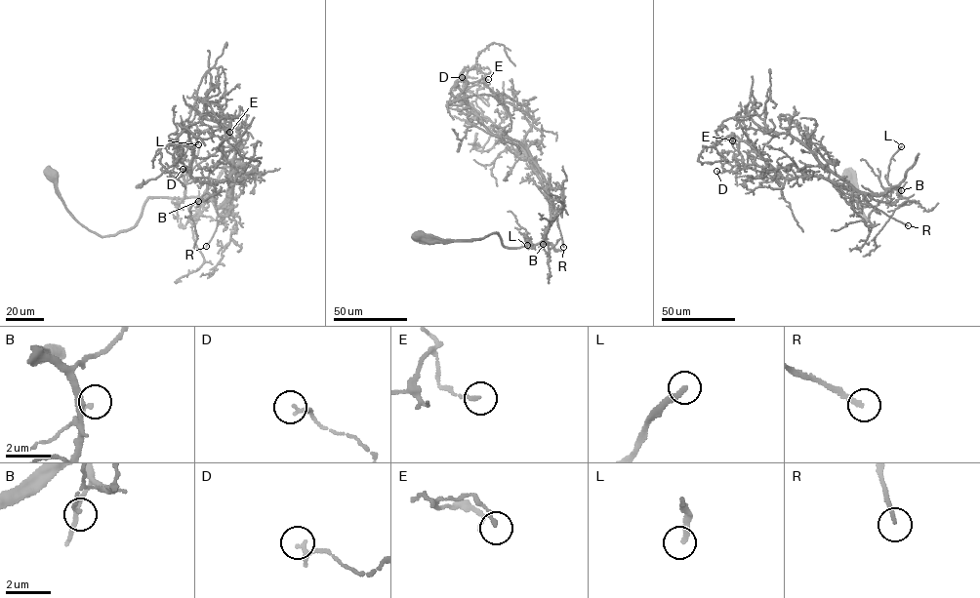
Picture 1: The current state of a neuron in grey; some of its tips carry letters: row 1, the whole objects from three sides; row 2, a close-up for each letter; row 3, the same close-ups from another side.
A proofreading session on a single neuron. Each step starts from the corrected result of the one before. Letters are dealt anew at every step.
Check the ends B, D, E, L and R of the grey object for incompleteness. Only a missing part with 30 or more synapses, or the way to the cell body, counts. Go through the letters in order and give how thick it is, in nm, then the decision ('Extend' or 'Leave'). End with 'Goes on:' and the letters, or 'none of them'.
B: Thickness 120 nm. Leave
D: Thickness 130 nm. Leave
E: Thickness 170 nm. Leave
L: Thickness 240 nm. Extend
R: Thickness 170 nm. Leave
Goes on: L

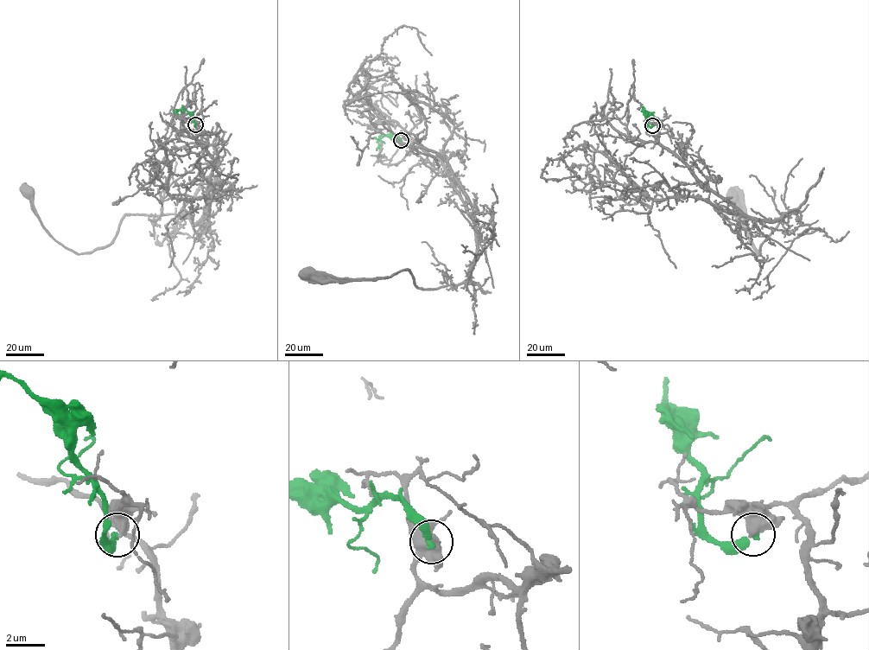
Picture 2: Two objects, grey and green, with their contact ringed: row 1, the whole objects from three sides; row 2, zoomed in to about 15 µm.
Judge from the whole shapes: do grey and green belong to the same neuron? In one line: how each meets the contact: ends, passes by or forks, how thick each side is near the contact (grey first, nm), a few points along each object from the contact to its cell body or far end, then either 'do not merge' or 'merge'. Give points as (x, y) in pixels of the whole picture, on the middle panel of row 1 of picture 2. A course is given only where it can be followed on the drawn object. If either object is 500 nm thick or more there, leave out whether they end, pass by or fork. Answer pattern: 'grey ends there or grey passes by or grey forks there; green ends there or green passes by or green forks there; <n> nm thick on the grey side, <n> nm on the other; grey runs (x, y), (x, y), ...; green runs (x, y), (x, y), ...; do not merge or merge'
600 nm thick on the grey side, 320 nm on the other; grey runs (401, 140), (440, 160), (472, 219), (469, 277), (418, 289), (408, 270), (367, 278), (305, 273); green runs (401, 140), (398, 136), (384, 136), (380, 138), (377, 150); do not merge

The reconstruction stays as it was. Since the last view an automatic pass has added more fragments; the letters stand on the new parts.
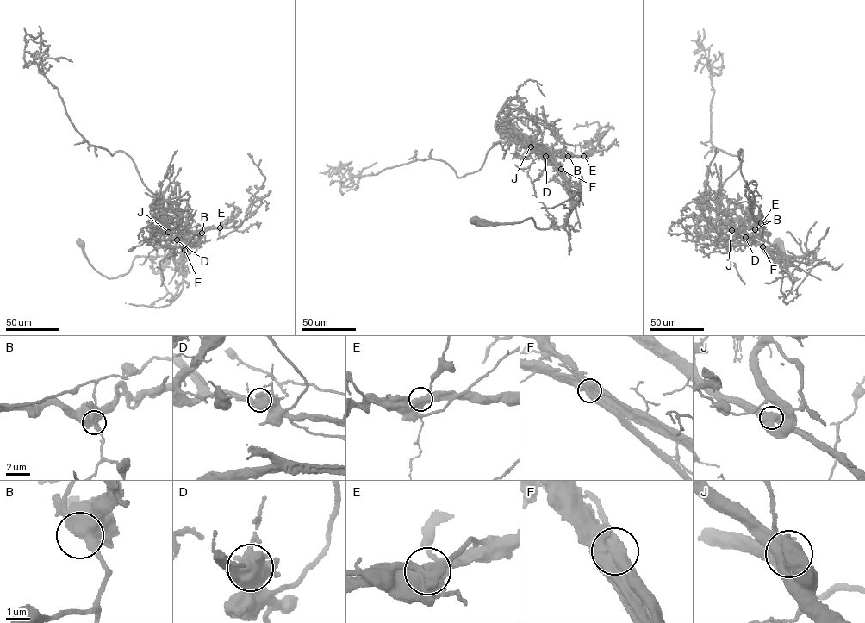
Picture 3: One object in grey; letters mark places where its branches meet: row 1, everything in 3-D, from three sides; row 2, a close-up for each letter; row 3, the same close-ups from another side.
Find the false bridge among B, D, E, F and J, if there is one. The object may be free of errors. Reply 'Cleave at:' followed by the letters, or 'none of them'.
Cleave at: F

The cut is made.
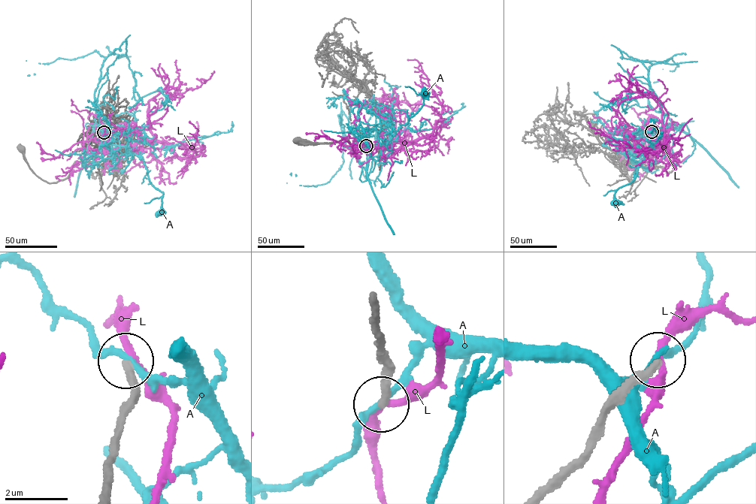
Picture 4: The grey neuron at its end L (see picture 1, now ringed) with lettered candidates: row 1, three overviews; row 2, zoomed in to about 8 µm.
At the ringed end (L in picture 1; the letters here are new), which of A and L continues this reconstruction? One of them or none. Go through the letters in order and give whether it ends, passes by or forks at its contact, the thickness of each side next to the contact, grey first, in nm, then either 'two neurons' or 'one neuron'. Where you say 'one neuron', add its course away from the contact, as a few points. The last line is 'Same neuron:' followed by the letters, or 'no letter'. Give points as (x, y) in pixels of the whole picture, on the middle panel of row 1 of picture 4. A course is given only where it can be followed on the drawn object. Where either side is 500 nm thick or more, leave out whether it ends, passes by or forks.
A: it passes by; 280 nm thick on the grey side, 200 nm on the other; two neurons
L: it passes by; 280 nm thick on the grey side, 220 nm on the other; two neurons
Same neuron: no letter

